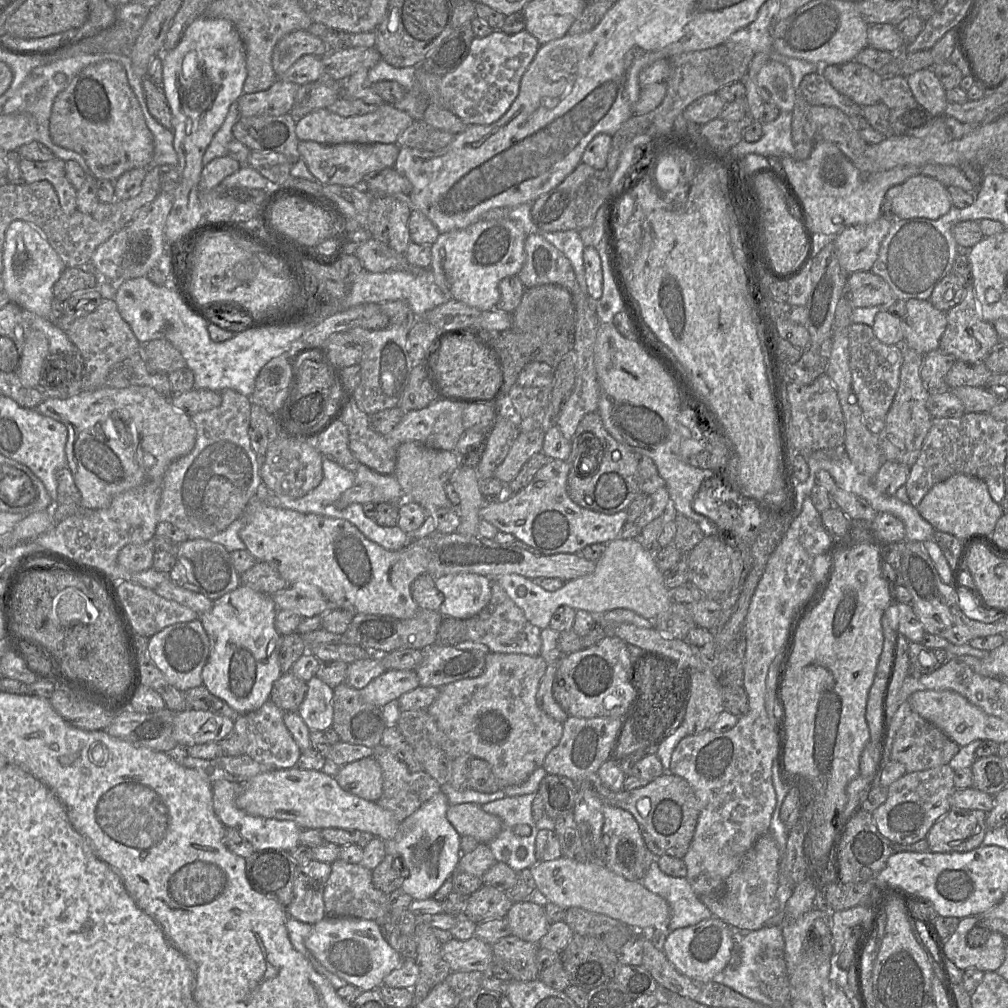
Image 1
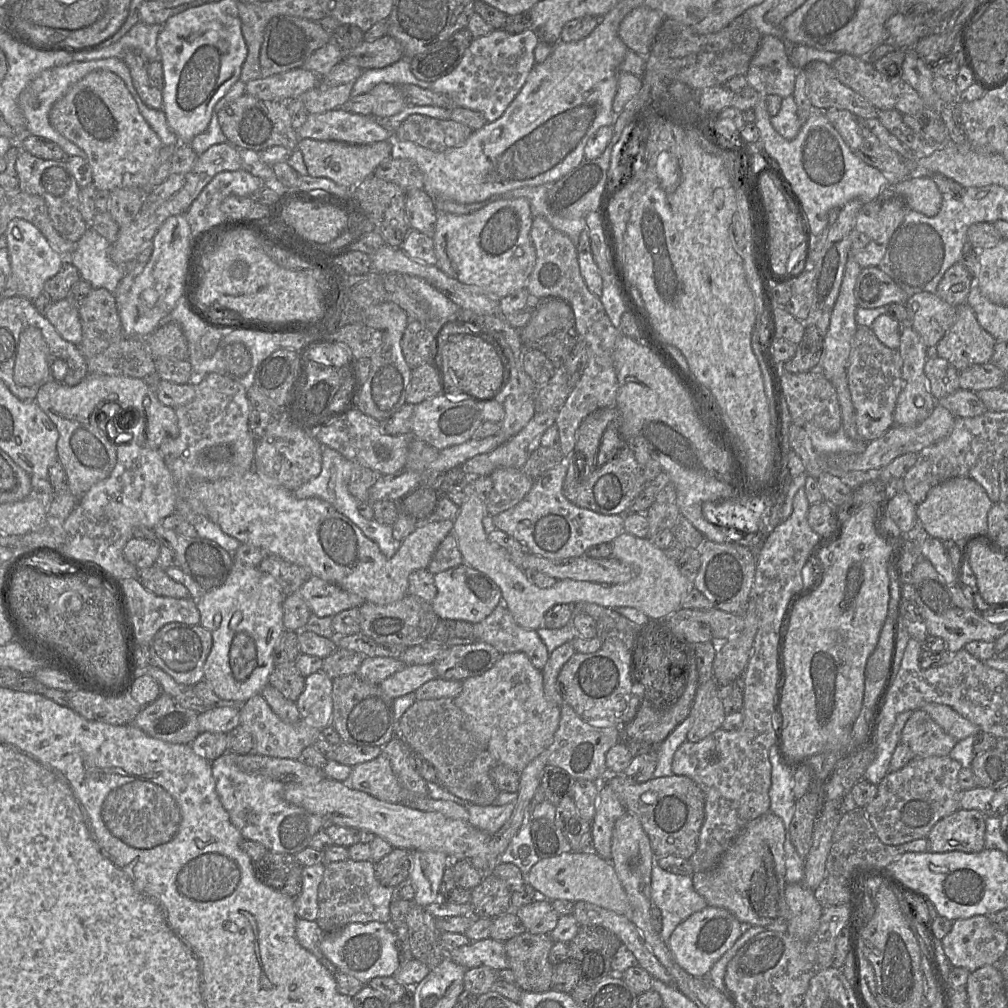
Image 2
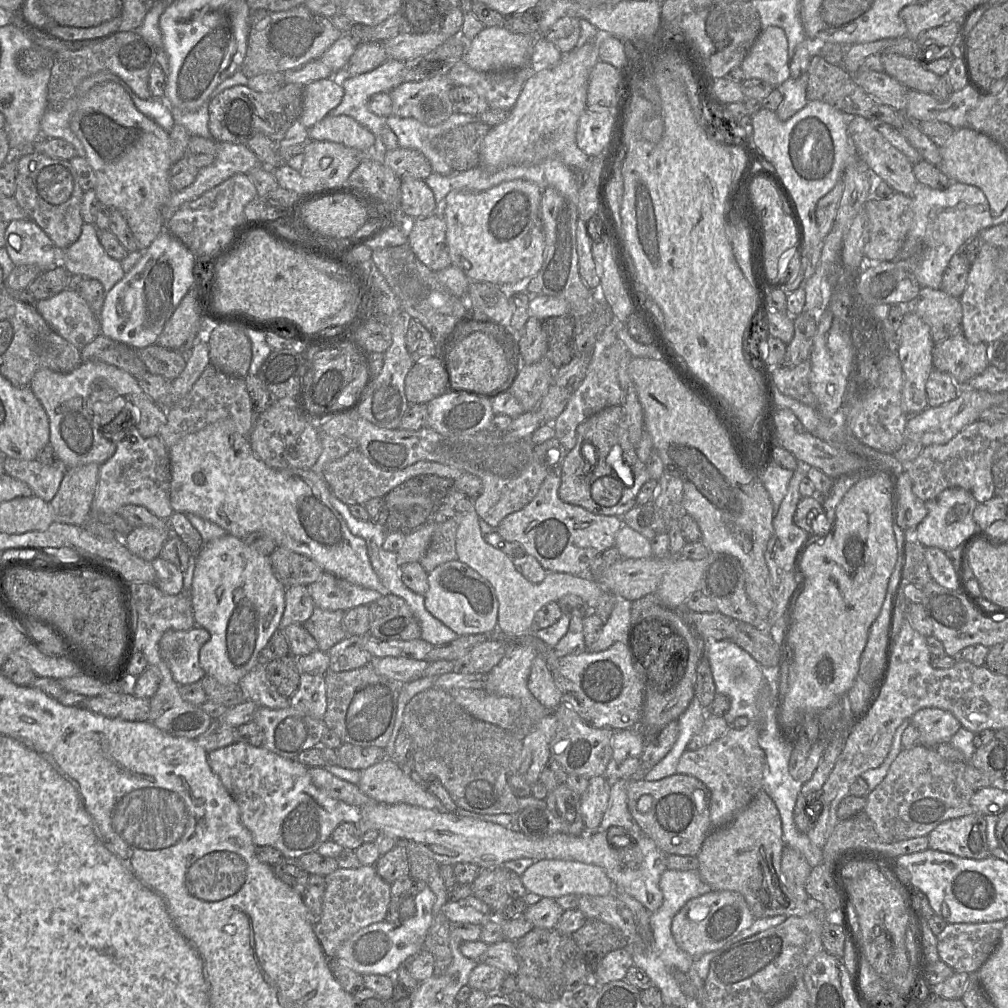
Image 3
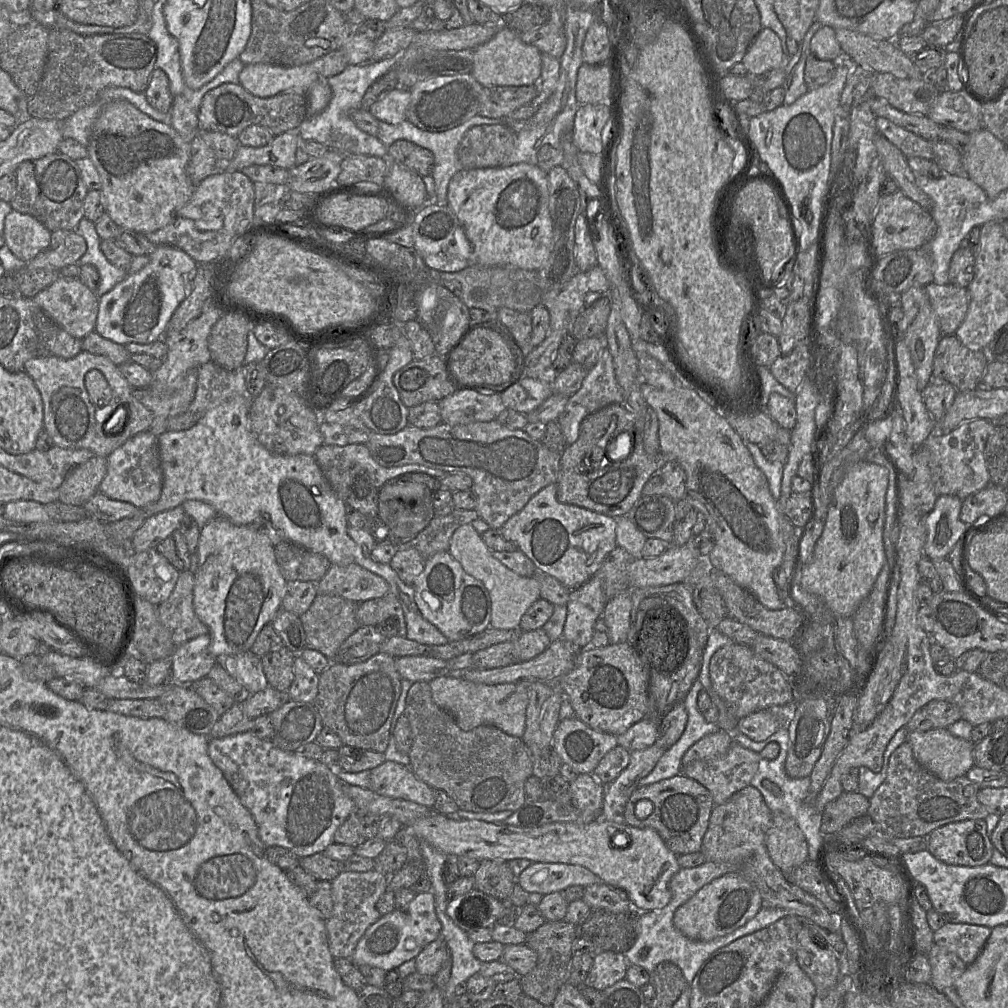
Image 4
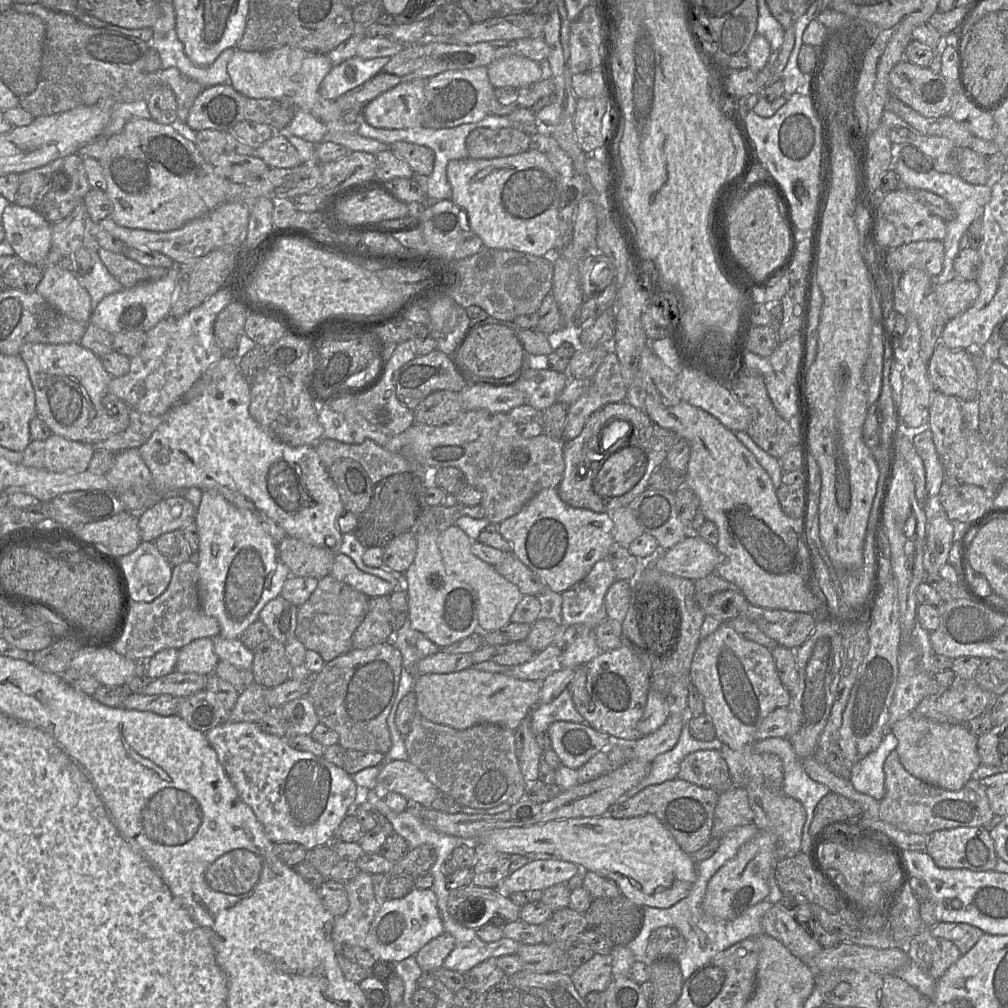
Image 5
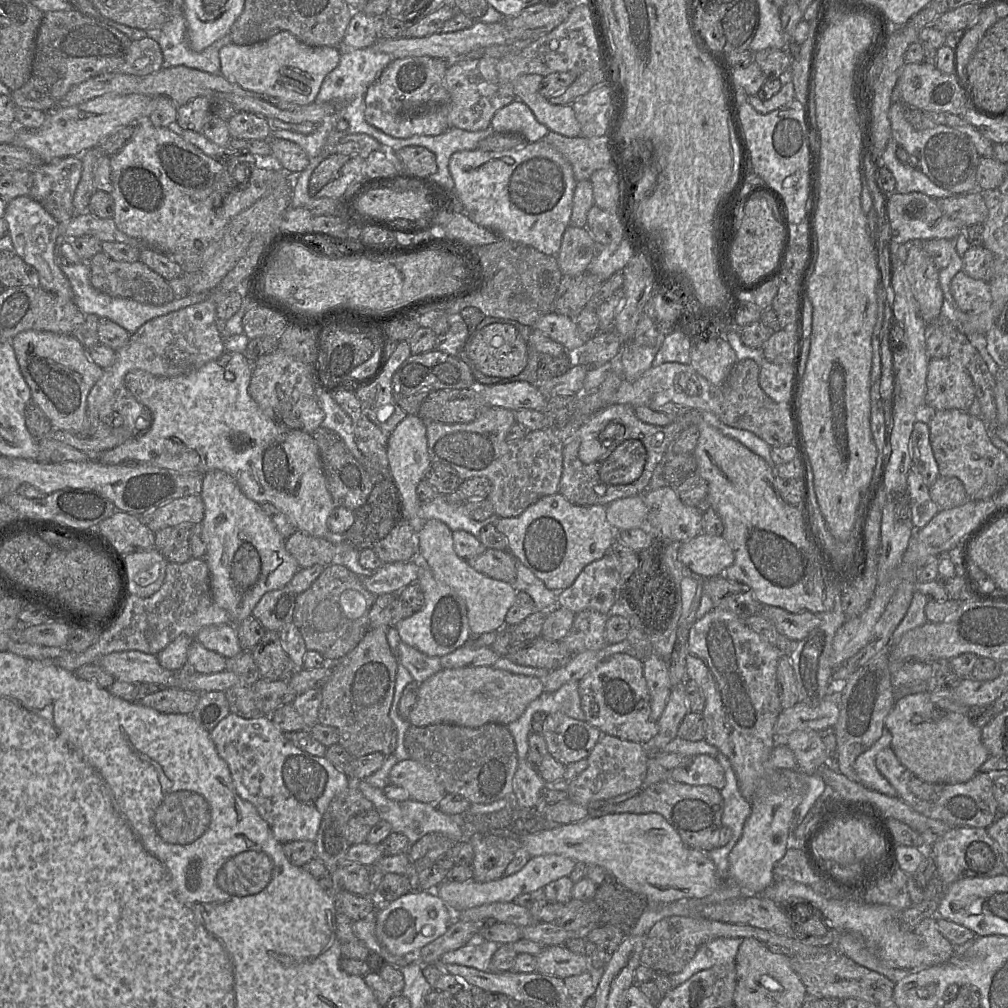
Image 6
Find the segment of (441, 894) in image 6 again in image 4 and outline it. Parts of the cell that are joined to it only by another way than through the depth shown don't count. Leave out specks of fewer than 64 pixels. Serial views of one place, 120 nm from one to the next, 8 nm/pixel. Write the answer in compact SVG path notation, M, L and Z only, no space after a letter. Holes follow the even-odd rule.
M535 862L520 874L516 882L529 894L547 895L562 892L570 886L585 888L602 881L589 869L579 865Z

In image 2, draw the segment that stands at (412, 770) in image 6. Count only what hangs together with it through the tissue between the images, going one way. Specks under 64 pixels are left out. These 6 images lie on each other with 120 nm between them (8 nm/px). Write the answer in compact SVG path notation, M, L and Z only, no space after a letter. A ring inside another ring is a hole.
M383 754L371 761L354 766L346 782L351 788L365 792L381 801L404 805L421 811L439 812L446 817L457 820L468 821L470 817L465 807L453 801L436 800L430 797L419 796L402 787L393 773L389 759Z

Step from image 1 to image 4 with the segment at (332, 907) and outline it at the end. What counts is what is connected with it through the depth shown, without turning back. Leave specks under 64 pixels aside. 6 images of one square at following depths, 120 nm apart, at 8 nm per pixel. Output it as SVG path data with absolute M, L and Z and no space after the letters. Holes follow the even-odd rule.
M375 869L367 872L342 871L331 881L332 915L326 920L329 950L334 959L351 959L365 931L381 917L376 908L388 887L389 876Z

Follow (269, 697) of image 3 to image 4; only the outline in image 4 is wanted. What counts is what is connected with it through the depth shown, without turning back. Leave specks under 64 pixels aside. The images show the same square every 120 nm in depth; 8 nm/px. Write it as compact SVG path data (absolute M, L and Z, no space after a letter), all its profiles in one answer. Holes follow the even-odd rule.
M250 651L220 657L218 663L222 664L231 676L243 684L250 694L269 687L263 671L261 657Z

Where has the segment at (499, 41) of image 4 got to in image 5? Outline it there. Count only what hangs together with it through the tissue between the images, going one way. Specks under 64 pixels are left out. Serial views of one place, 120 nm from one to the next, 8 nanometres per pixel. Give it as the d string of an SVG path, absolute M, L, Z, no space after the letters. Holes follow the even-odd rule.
M522 56L500 58L487 66L488 77L496 88L524 87L543 78L538 62Z

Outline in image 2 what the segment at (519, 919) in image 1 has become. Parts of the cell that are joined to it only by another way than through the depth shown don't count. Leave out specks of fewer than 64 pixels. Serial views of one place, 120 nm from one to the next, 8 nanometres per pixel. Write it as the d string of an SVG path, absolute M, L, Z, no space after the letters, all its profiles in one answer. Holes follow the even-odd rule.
M549 900L533 901L512 911L519 917L526 931L532 934L550 934L560 917Z

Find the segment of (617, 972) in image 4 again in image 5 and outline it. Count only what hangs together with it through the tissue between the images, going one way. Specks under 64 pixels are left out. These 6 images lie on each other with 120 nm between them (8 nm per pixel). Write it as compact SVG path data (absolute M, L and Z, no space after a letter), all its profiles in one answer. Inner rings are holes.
M595 954L579 968L570 971L570 978L583 999L590 992L602 993L612 982L612 955Z

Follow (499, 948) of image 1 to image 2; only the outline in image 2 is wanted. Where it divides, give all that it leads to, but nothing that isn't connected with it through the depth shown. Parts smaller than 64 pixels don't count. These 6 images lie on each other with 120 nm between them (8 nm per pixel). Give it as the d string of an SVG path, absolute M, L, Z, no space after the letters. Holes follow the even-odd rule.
M524 932L504 943L508 968L514 973L515 982L522 991L535 993L547 992L551 989L553 967L549 962L549 952L554 941L550 934L532 934Z

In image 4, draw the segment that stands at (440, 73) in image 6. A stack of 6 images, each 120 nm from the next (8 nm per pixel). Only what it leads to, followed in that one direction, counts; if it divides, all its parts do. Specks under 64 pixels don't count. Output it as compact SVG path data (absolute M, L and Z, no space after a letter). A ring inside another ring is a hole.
M394 89L373 103L368 111L377 120L396 125L406 120L410 99L409 89Z

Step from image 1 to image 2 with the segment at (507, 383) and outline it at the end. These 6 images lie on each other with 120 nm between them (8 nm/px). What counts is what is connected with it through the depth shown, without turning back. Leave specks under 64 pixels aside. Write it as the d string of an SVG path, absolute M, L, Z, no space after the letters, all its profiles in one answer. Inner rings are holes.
M558 298L540 299L530 321L519 332L524 348L539 350L556 369L562 369L578 341L573 310L566 301Z

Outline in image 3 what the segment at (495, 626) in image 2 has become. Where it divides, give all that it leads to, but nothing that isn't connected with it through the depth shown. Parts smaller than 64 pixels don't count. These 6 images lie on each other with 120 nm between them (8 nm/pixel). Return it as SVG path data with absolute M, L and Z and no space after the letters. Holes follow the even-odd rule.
M537 655L533 660L527 686L532 695L550 710L562 703L562 694L543 655Z

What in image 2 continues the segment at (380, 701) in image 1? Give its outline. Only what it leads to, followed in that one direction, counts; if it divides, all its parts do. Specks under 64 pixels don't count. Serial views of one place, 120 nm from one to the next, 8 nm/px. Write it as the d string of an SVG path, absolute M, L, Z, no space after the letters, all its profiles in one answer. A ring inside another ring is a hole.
M412 665L405 666L401 671L396 672L383 680L378 686L392 699L415 692L424 683L437 677L433 665Z

